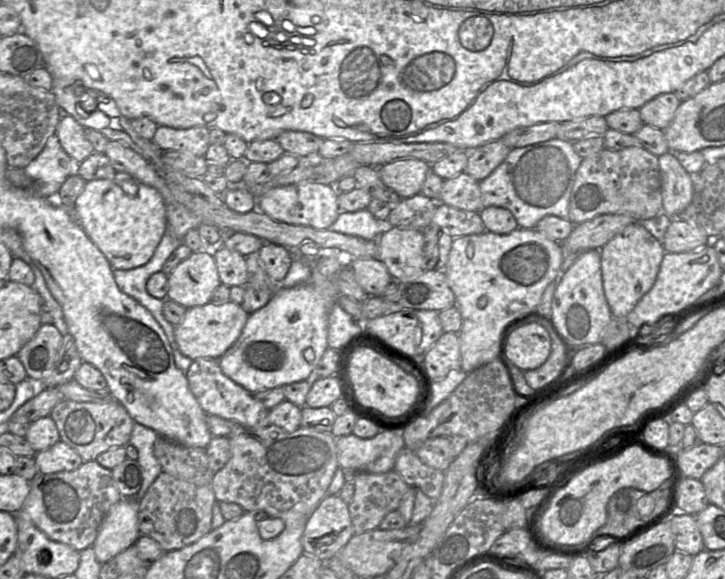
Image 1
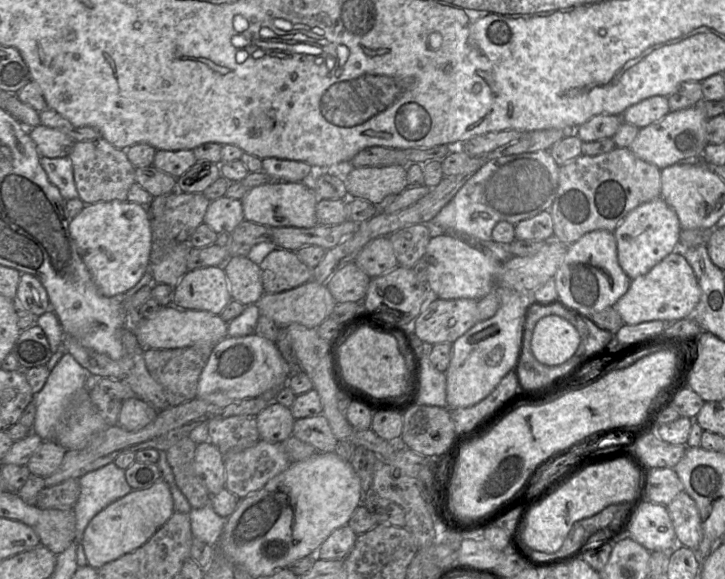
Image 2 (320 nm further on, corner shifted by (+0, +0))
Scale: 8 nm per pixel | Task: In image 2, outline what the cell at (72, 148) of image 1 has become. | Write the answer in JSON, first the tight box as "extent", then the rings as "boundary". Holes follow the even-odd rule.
{"extent":[28,125,75,157],"boundary":[[[38,125],[28,130],[39,154],[43,157],[69,157],[74,148],[75,141],[55,128]]]}

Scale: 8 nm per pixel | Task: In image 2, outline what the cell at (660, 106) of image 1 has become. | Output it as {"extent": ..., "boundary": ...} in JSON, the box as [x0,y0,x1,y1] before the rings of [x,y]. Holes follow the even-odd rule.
{"extent":[621,96,670,129],"boundary":[[[652,96],[628,107],[621,115],[624,123],[639,129],[662,119],[670,111],[666,96]]]}

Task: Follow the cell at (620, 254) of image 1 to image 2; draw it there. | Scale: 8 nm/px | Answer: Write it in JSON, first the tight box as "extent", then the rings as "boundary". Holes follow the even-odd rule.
{"extent":[613,197,681,280],"boundary":[[[661,197],[639,205],[613,231],[620,267],[631,280],[646,274],[678,249],[681,230],[675,211]]]}

